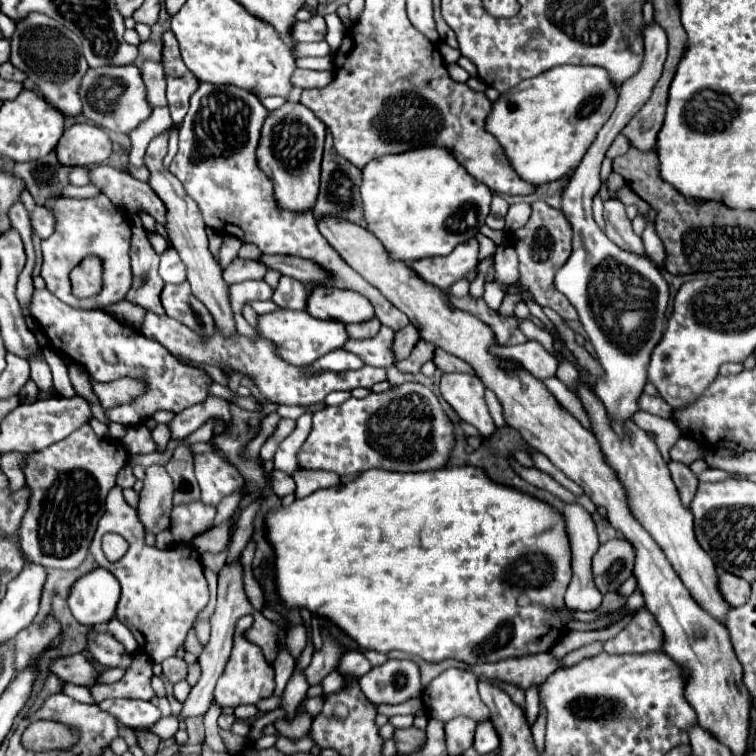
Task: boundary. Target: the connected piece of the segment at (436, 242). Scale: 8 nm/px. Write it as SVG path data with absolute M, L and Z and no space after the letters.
M419 146L401 154L387 154L369 162L363 168L361 198L369 230L373 230L373 234L383 242L383 246L391 252L395 260L415 262L419 258L445 256L455 246L473 238L481 230L489 214L491 190L477 178L471 178L467 170L457 162L453 152L445 146Z

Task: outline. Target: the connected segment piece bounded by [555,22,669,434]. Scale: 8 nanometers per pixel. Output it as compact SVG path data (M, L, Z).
M651 22L649 26L645 26L643 38L645 38L645 62L639 74L633 76L631 82L625 82L625 86L619 88L621 98L617 102L615 112L599 130L597 140L583 156L569 186L563 192L561 210L573 228L573 254L567 260L567 264L555 274L557 290L563 292L569 298L569 302L573 302L573 306L577 308L579 320L585 326L585 332L595 346L597 360L605 370L605 376L595 384L595 394L605 404L617 434L623 434L625 420L629 420L639 410L637 398L643 392L643 384L647 380L645 368L649 364L653 348L663 336L665 308L669 302L669 286L661 276L659 268L647 256L621 250L615 242L611 242L603 234L603 230L595 224L591 214L591 200L601 186L599 170L605 152L615 140L615 136L625 128L625 124L647 102L663 70L663 62L667 56L665 30L657 22Z

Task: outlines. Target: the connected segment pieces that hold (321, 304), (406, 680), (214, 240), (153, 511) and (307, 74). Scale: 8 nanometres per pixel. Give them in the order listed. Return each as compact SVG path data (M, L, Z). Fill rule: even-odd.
M317 286L313 294L309 294L307 312L315 318L339 320L345 324L365 322L375 316L373 306L365 296L331 286Z
M387 660L361 676L359 686L373 704L401 704L423 692L419 666L411 660Z
M209 227L206 228L206 234L207 234L208 243L209 243L209 250L212 253L216 263L219 265L217 253L223 242L223 237L222 237L223 235Z
M153 464L145 468L145 480L139 500L139 520L147 532L159 534L169 528L171 500L173 500L173 480L169 478L165 466Z
M297 68L293 72L293 84L299 88L323 88L331 84L335 78L335 72L319 72L319 70L305 70Z

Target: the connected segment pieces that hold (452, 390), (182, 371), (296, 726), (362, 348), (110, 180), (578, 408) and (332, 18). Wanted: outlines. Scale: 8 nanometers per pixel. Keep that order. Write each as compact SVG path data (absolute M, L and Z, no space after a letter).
M451 372L441 376L441 396L455 408L461 420L475 426L485 438L495 432L485 402L485 386L479 378L465 372Z
M35 288L29 304L31 316L37 320L41 330L47 334L49 342L55 344L55 350L65 350L75 362L85 366L85 370L99 382L111 382L121 376L143 378L149 382L145 396L131 404L117 406L107 410L111 422L121 424L139 424L145 418L151 418L159 410L181 412L207 398L213 378L203 368L193 368L181 364L173 358L159 342L145 338L141 332L119 324L111 314L103 310L77 310L69 304L51 296L47 288Z
M299 710L299 714L295 716L295 720L278 720L274 726L284 737L303 738L309 732L311 716L305 710Z
M383 326L377 336L349 340L349 344L345 344L345 348L349 348L349 352L357 352L357 356L361 356L365 360L365 364L379 366L379 368L391 368L397 362L395 352L391 350L393 340L395 340L395 332L389 330L387 326Z
M107 164L91 166L91 182L99 186L101 192L107 194L111 202L115 206L121 206L125 212L135 214L139 210L145 210L165 226L165 204L161 198L157 198L157 194L153 194L147 182L139 182L131 174L117 172Z
M549 378L549 390L553 392L553 396L571 412L573 410L573 414L575 414L575 418L587 428L587 430L591 430L591 426L589 426L589 418L587 418L587 414L585 414L585 410L583 410L583 406L581 406L581 402L577 402L577 396L559 380L559 378Z
M335 12L326 15L324 18L327 24L327 38L325 38L325 40L331 44L331 52L337 52L337 48L339 48L341 42L343 42L345 28L343 28L341 19Z

